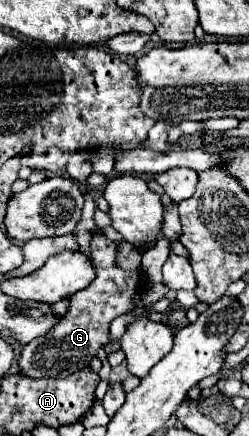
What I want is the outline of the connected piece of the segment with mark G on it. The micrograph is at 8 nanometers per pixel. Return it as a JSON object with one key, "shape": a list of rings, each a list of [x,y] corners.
{"shape":[[[95,234],[91,238],[91,258],[97,268],[97,276],[91,282],[91,286],[79,290],[71,298],[71,306],[63,320],[51,330],[51,334],[37,338],[35,342],[29,342],[21,354],[19,366],[21,372],[35,378],[65,378],[67,374],[73,374],[75,370],[81,370],[83,366],[89,366],[91,358],[97,354],[101,346],[107,344],[109,332],[103,332],[109,328],[111,320],[129,312],[133,308],[131,296],[141,288],[141,272],[125,272],[115,266],[115,242],[109,240],[105,234]]]}

